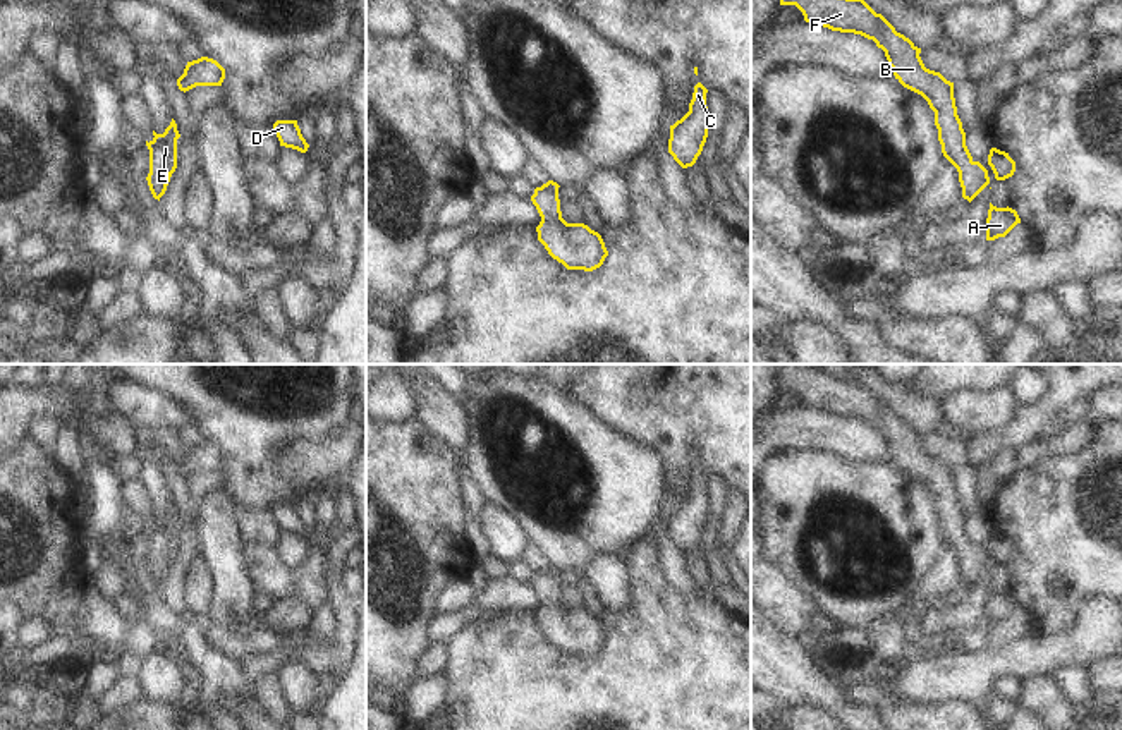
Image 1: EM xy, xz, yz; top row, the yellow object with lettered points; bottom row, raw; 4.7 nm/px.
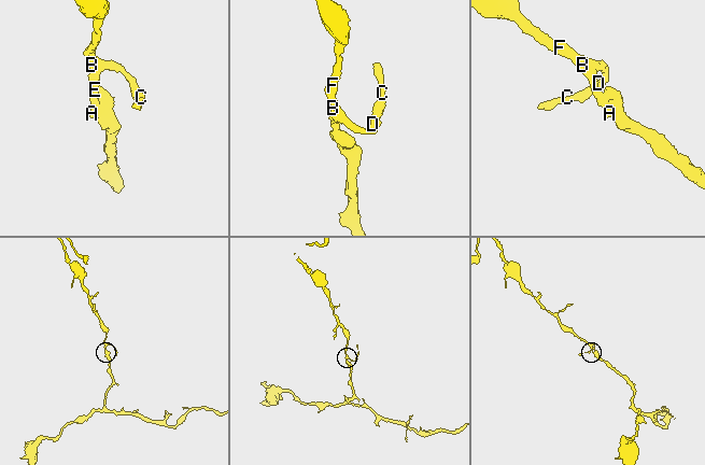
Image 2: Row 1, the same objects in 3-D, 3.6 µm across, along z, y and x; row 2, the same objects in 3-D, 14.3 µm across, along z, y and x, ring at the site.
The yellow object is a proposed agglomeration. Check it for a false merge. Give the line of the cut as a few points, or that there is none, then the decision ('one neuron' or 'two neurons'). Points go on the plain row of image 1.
no cut; one neuron

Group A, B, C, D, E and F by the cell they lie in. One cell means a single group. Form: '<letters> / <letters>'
A B C D E F

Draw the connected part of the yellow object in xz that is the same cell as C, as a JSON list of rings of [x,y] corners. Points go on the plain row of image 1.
[[[698,467],[689,488],[689,496],[670,510],[668,538],[682,553],[696,548],[708,522],[710,498],[706,478],[708,474]]]

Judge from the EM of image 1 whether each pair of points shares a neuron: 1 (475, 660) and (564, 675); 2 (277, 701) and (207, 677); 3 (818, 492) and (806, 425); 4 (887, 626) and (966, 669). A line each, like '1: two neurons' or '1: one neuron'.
1: one neuron
2: two neurons
3: two neurons
4: two neurons

